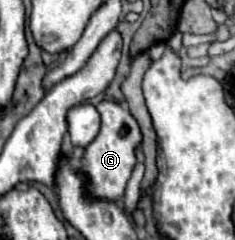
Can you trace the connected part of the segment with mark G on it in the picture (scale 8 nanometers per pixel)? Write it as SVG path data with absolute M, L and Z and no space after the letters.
M103 100L97 104L97 112L101 112L101 130L97 138L85 148L79 170L89 180L89 192L95 198L119 200L125 192L127 180L131 178L135 166L135 148L141 144L141 132L129 110L121 108L113 100Z

